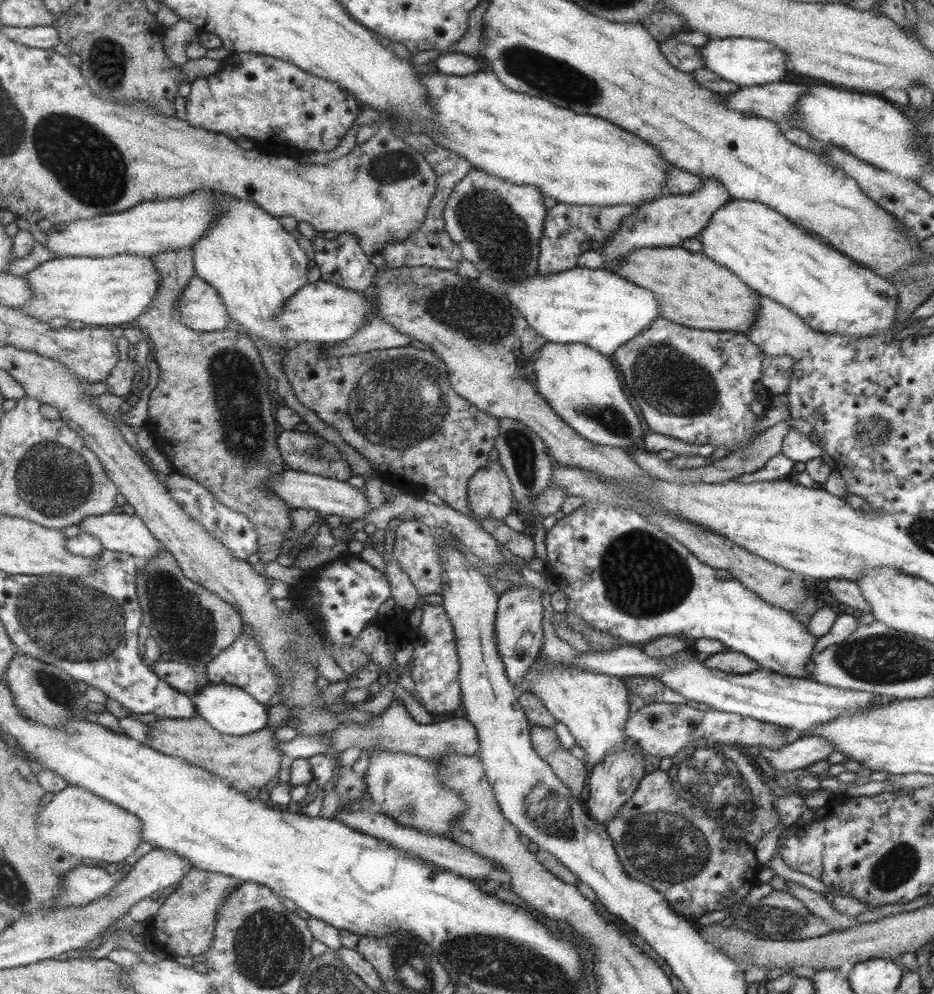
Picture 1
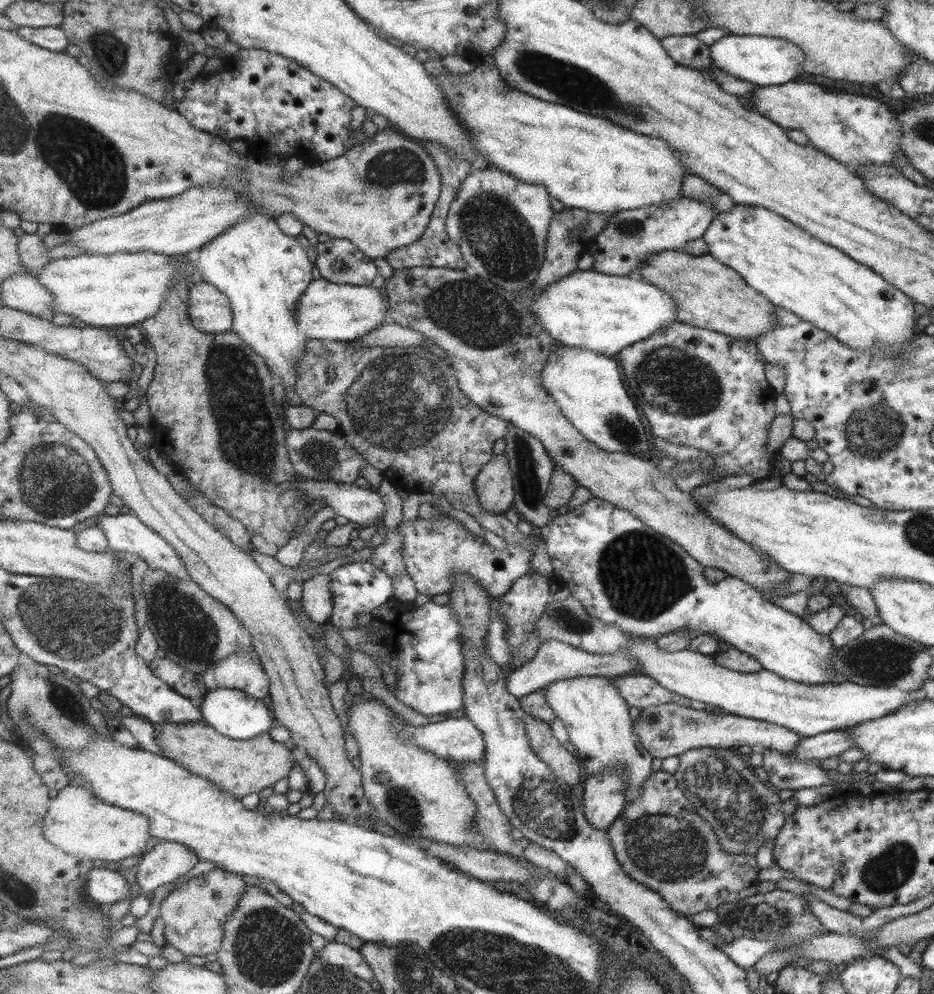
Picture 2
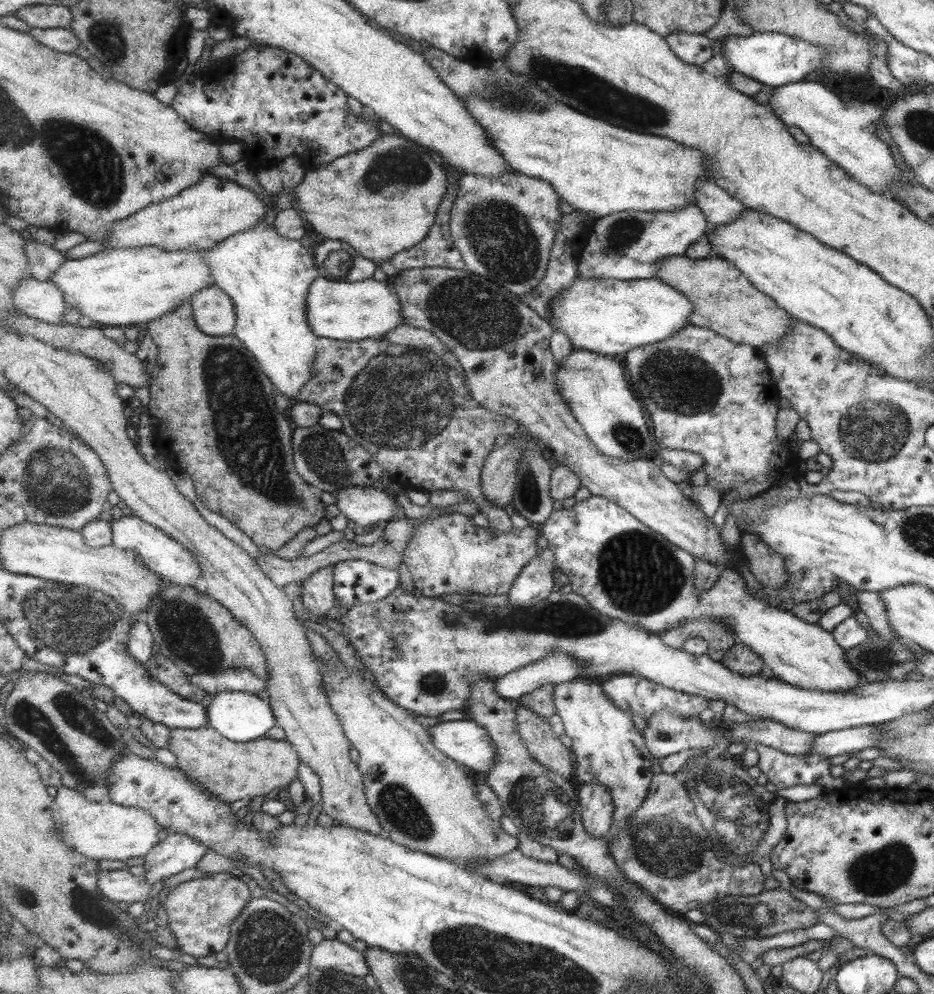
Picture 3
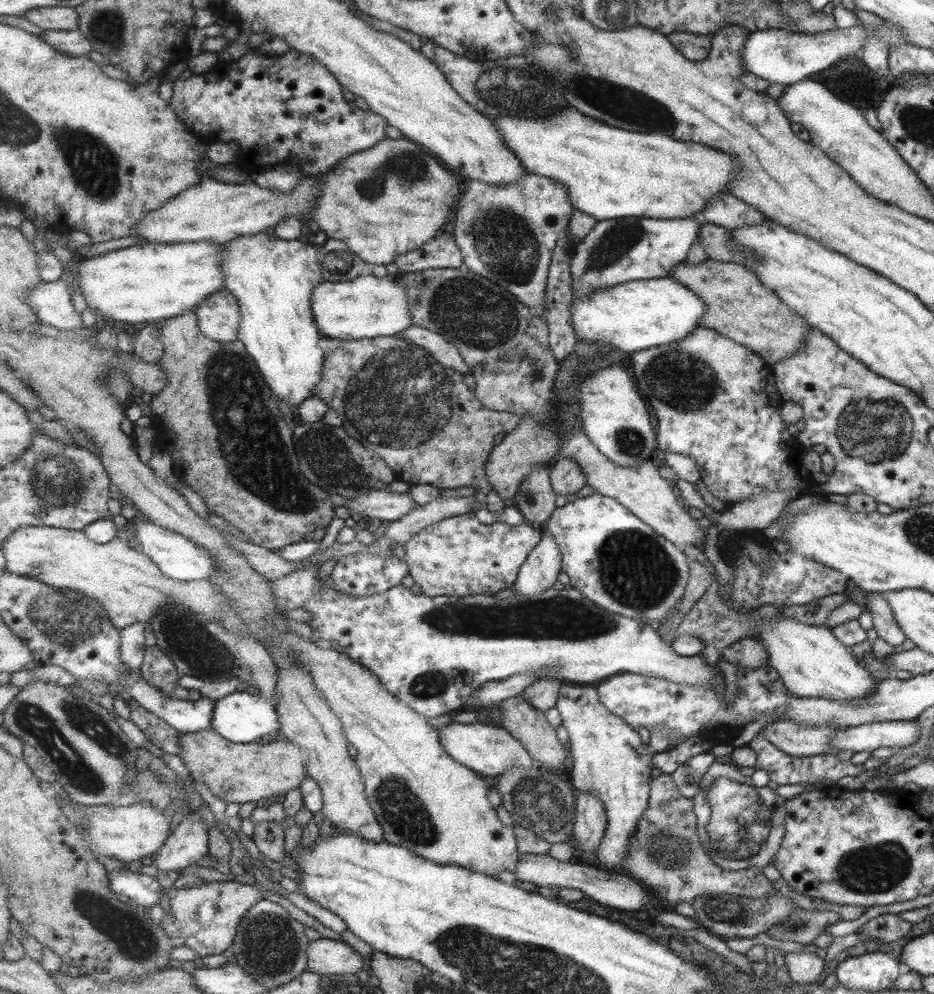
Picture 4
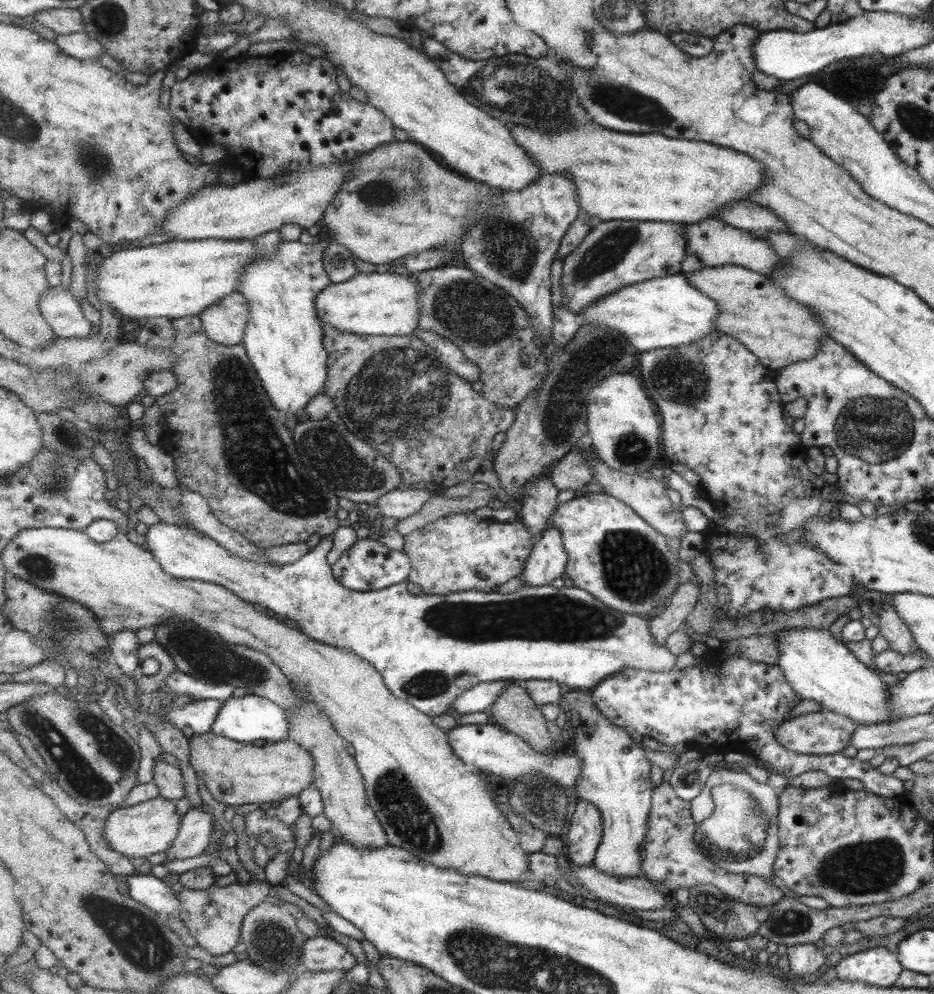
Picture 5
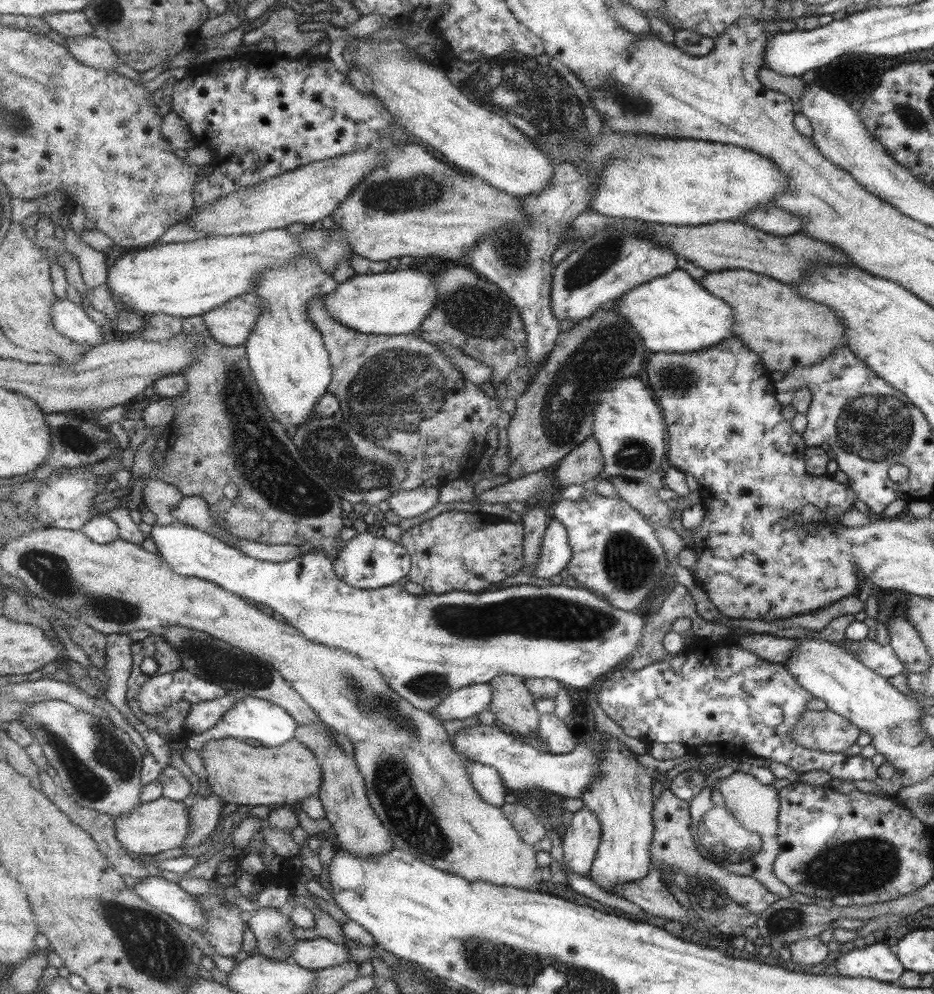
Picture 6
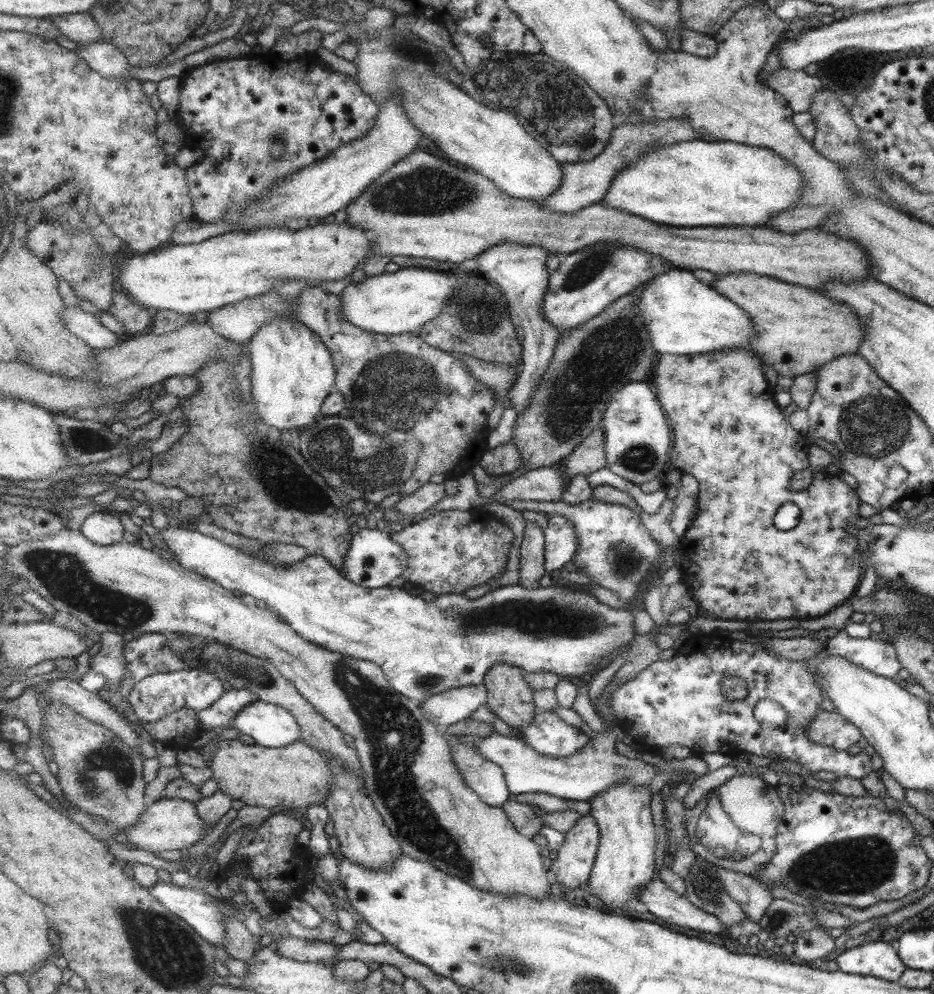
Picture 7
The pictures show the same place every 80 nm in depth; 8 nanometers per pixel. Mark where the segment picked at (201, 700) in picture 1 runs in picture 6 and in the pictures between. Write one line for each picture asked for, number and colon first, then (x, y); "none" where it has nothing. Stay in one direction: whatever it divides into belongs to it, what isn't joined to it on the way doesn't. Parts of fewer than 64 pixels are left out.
2: (232, 712)
3: (243, 717)
4: (241, 717)
5: (245, 719)
6: (252, 718)

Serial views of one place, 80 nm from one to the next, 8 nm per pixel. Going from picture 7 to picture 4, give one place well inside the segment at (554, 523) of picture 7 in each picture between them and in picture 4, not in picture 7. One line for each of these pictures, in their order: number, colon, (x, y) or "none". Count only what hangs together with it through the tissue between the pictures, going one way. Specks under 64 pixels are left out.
4: (537, 575)
5: (547, 561)
6: (555, 553)

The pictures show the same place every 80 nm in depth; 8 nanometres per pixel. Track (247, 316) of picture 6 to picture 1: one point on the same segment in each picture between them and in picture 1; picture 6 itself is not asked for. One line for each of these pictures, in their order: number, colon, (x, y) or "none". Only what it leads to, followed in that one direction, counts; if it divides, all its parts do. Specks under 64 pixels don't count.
1: (202, 308)
2: (210, 309)
3: (215, 312)
4: (219, 315)
5: (225, 322)

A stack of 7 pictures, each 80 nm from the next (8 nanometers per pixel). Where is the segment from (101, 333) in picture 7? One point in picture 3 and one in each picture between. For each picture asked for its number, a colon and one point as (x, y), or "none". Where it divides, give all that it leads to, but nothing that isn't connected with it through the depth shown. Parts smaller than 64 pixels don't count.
3: (43, 300)
4: (51, 302)
5: (61, 309)
6: (69, 317)

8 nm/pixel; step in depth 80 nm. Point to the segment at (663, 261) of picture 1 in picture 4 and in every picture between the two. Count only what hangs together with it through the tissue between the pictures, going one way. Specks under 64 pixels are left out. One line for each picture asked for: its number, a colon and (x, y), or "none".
2: (709, 295)
3: (723, 299)
4: (737, 306)

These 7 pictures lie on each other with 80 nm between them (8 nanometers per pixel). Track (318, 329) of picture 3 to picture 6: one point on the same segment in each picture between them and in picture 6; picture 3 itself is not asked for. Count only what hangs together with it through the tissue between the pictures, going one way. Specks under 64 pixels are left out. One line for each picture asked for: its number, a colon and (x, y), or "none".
4: (368, 307)
5: (373, 304)
6: (395, 303)

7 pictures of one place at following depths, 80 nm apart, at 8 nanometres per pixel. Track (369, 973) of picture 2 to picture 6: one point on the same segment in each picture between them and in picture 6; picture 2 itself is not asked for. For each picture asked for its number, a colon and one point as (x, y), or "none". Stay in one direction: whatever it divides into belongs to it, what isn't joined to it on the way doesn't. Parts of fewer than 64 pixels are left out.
3: (331, 954)
4: (326, 956)
5: (321, 954)
6: (320, 953)

